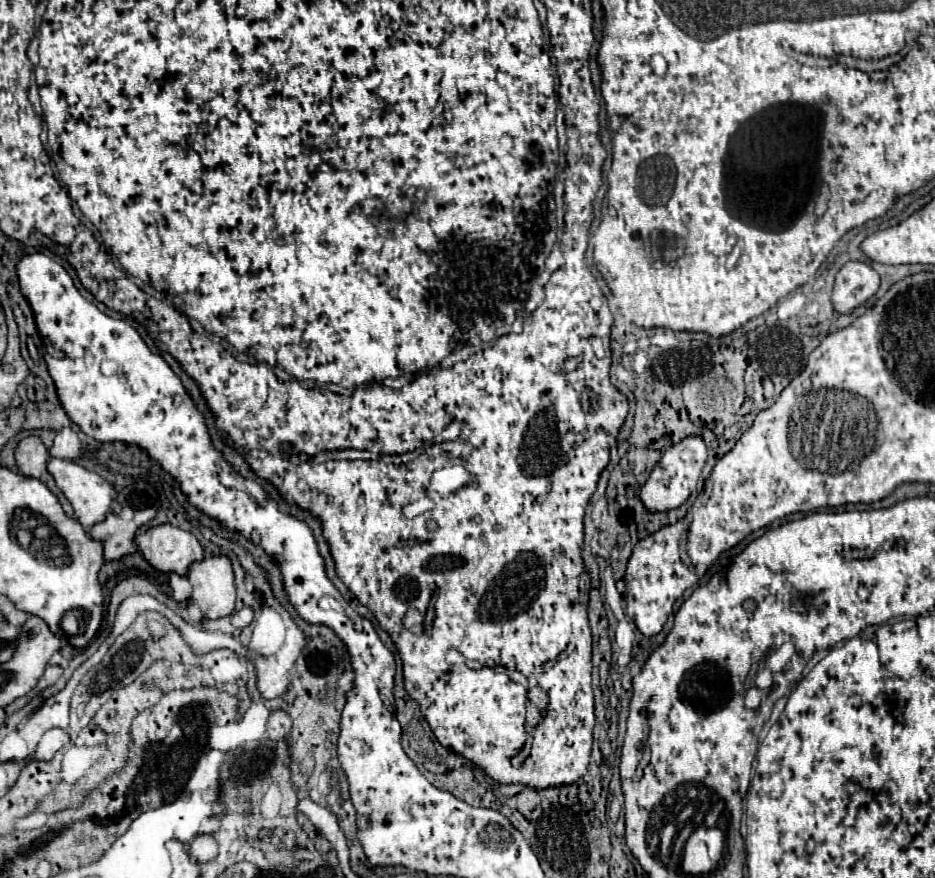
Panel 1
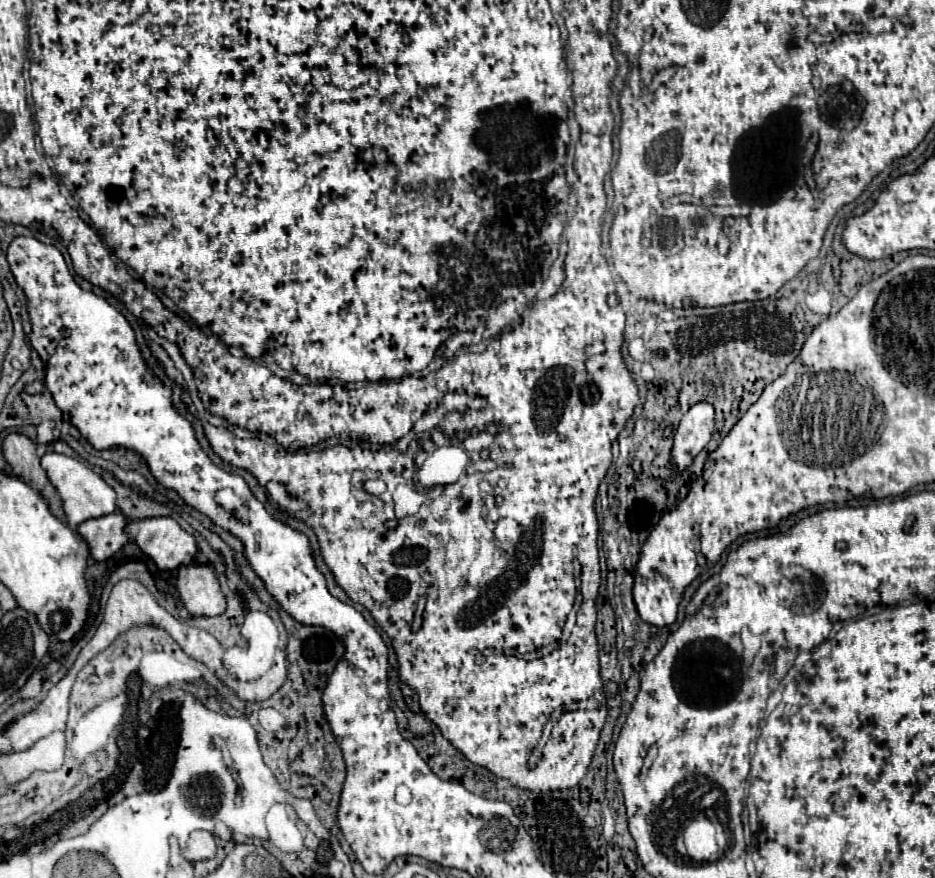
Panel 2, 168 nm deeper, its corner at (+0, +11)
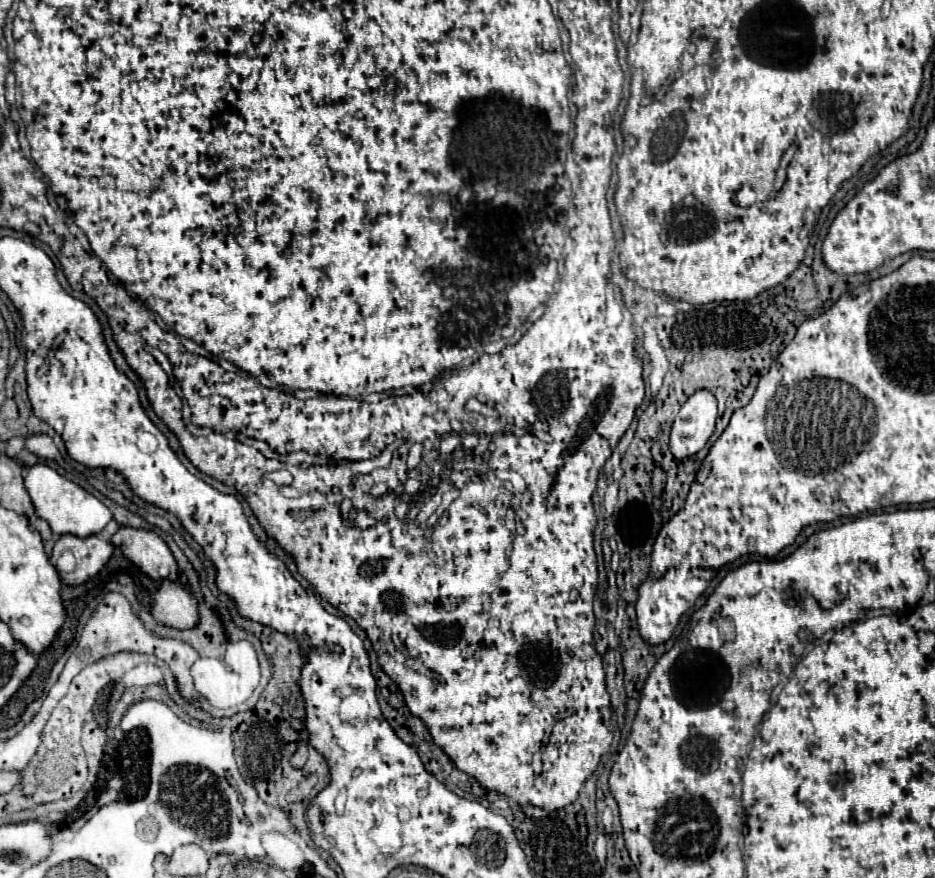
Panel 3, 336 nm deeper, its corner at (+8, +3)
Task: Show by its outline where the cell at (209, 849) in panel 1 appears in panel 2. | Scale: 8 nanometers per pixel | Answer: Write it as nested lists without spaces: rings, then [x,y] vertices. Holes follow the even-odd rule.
[[[195,830],[195,832],[191,832],[191,836],[187,840],[187,848],[183,850],[183,856],[189,862],[199,862],[199,860],[213,858],[215,850],[217,850],[217,844],[215,844],[213,834],[207,830]]]

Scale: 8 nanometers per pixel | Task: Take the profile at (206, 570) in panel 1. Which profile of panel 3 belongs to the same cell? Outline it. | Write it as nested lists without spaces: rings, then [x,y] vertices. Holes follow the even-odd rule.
[[[163,580],[159,590],[153,594],[153,618],[171,628],[187,630],[193,628],[199,620],[197,600],[187,590],[187,586],[171,580]]]

